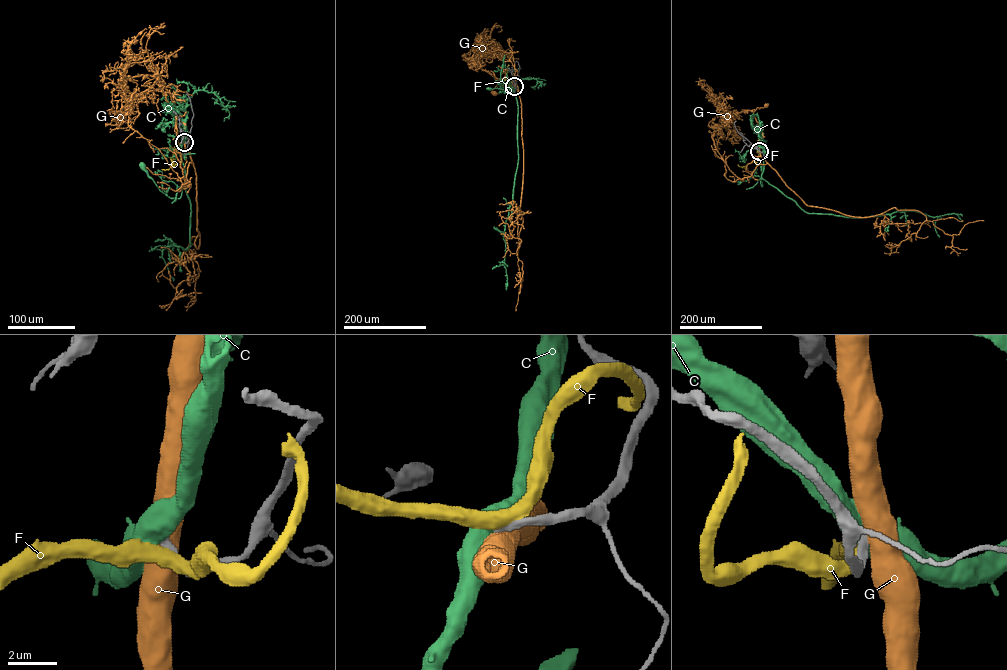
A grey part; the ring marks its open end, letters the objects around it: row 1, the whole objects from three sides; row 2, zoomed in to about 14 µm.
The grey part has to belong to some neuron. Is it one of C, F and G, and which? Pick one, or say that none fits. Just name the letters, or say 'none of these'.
none of these

